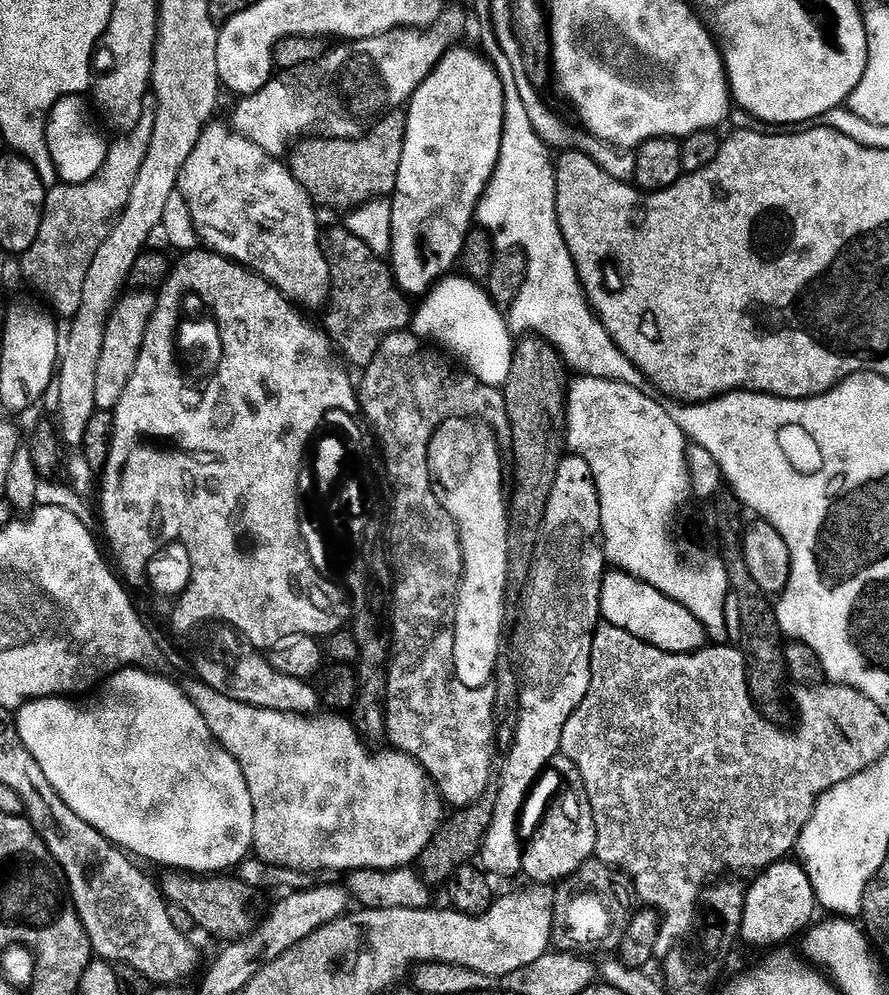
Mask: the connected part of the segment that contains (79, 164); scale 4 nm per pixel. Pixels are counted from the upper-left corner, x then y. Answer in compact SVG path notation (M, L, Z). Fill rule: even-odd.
M83 95L63 96L46 117L44 137L57 177L65 184L90 182L100 174L107 160L109 141L104 141L98 125L92 121L92 112Z

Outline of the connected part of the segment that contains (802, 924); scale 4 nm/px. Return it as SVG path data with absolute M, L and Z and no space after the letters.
M777 862L768 865L757 875L760 877L752 885L747 885L744 894L744 912L740 915L739 939L741 941L745 940L746 943L753 944L756 948L772 948L775 944L790 939L795 932L797 934L803 933L813 923L812 911L817 911L818 905L812 883L799 863L788 863Z

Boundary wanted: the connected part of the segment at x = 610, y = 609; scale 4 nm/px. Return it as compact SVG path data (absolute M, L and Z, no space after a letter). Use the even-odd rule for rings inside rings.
M612 570L605 575L600 586L600 614L604 624L626 630L663 652L697 652L706 644L704 628L690 609L627 572Z

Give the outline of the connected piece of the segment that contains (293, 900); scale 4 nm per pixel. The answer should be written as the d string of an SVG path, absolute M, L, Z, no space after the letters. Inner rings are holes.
M343 885L310 888L287 893L286 898L271 910L268 918L250 932L250 935L256 938L258 944L262 944L266 950L267 961L274 962L286 949L301 945L306 936L310 936L318 927L334 922L349 911L348 904L352 902L352 898Z

